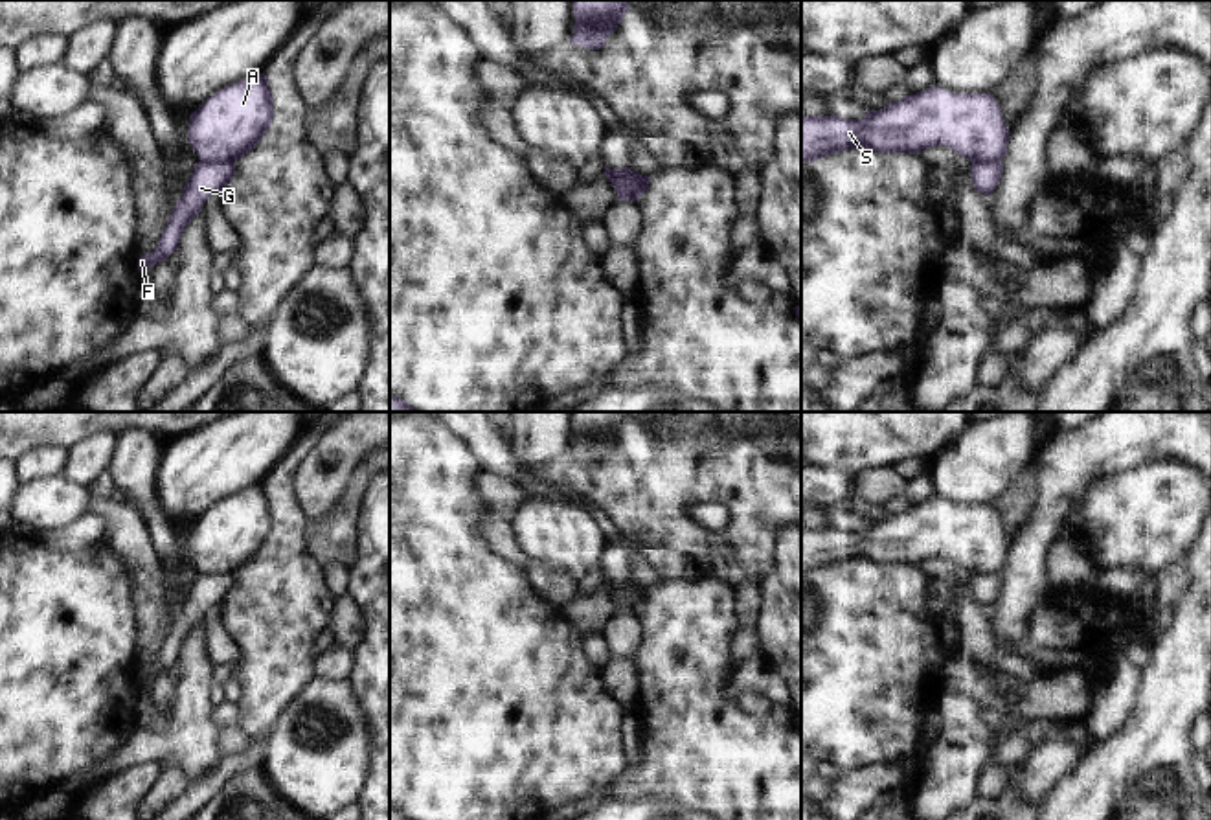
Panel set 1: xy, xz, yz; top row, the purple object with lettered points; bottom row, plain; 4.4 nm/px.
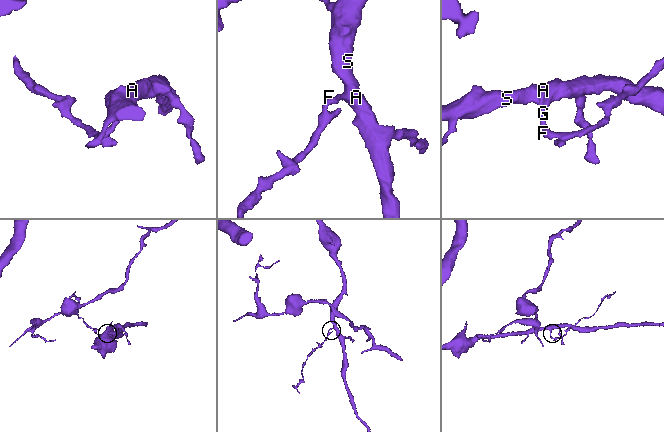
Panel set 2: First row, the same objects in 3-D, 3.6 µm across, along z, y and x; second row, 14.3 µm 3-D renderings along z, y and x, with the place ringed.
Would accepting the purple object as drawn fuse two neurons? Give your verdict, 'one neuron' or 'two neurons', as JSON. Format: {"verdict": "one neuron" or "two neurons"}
{"verdict": "two neurons"}

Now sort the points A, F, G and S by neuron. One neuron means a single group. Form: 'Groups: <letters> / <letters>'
Groups: A S / F G

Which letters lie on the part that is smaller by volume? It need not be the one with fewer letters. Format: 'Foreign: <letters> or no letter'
Foreign: F, G

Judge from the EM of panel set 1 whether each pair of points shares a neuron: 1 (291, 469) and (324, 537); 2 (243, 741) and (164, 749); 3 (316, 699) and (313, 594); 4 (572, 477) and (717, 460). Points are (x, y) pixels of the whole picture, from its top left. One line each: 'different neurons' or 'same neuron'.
1: different neurons
2: different neurons
3: different neurons
4: same neuron

